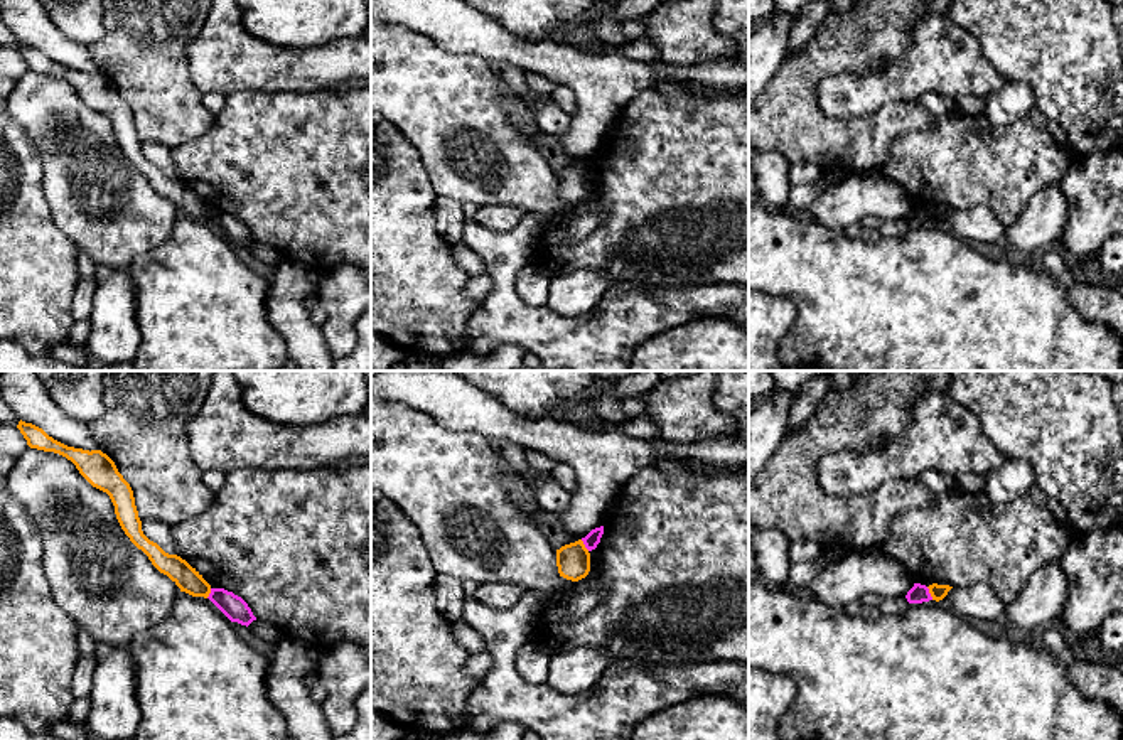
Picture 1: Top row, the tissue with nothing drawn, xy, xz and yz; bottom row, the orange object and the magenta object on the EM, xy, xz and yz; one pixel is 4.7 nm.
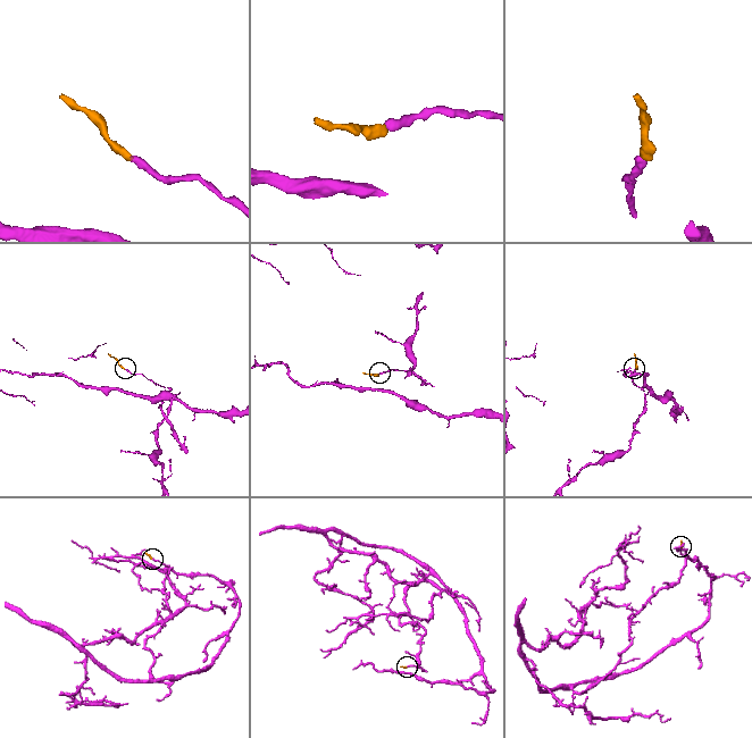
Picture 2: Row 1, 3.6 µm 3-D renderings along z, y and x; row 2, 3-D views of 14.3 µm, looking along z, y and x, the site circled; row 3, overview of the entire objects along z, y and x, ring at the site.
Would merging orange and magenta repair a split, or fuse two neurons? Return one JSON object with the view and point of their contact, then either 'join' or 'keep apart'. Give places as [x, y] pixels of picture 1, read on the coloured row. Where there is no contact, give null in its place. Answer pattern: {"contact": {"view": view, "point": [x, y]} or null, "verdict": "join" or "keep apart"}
{"contact": {"view": "yz", "point": [929, 592]}, "verdict": "keep apart"}

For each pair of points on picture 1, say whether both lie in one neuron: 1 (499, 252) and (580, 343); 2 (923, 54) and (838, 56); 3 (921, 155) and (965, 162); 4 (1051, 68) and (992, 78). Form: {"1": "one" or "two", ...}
{"1": "one", "2": "two", "3": "one", "4": "two"}

